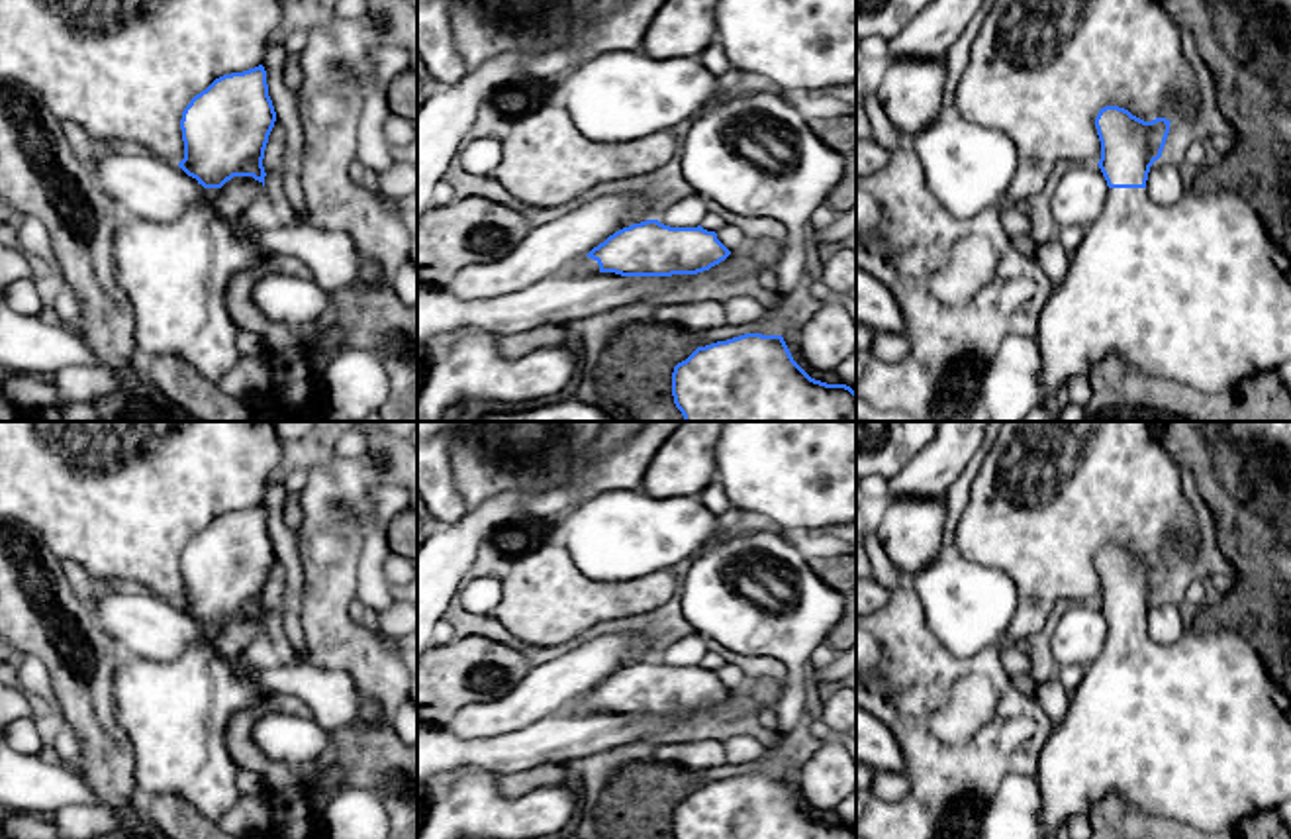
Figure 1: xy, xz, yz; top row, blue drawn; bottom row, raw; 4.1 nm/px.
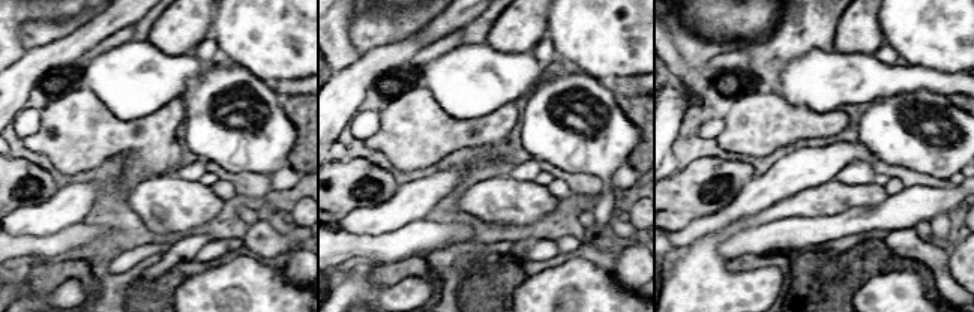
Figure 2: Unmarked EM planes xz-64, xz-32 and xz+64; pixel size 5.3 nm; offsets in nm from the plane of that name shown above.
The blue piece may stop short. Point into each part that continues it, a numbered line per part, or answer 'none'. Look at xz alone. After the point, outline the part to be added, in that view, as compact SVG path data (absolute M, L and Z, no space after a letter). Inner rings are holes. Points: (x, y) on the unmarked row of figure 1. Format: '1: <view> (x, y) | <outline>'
1: xz (584, 704) | M580 696L572 704L568 704L560 714L570 716L570 714L590 714L590 712L599 712L598 700L590 696Z

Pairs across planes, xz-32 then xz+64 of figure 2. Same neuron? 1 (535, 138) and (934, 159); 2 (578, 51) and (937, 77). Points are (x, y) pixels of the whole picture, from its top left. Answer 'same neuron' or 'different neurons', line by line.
1: same neuron
2: different neurons

